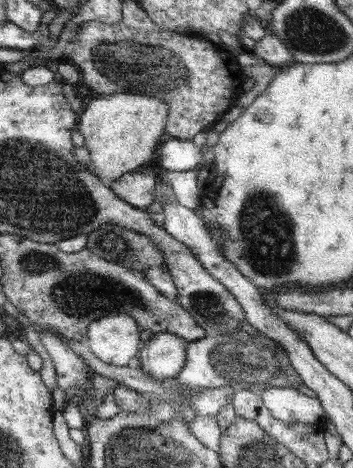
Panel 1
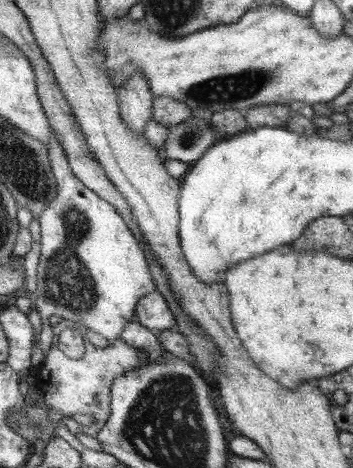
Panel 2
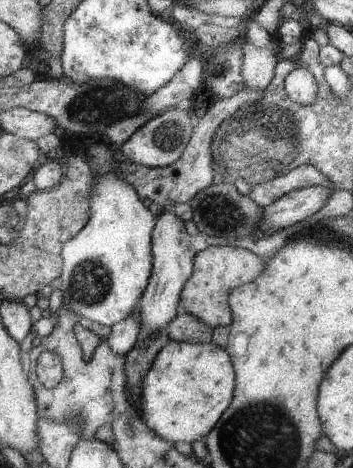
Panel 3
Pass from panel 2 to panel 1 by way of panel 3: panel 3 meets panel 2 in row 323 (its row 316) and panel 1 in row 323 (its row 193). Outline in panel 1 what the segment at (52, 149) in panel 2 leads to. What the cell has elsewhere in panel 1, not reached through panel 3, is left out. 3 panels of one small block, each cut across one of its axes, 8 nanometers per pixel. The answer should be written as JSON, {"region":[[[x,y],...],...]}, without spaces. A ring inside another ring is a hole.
{"region":[[[109,314],[105,318],[99,318],[89,324],[85,344],[89,346],[91,354],[99,358],[105,364],[111,366],[127,366],[127,362],[135,356],[139,356],[139,326],[135,318],[129,318],[127,314]]]}

